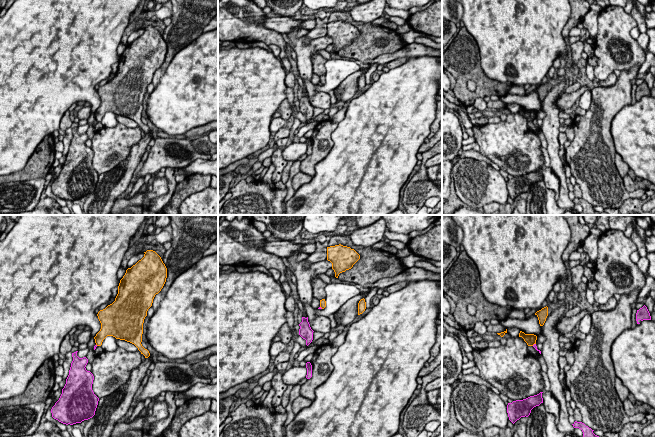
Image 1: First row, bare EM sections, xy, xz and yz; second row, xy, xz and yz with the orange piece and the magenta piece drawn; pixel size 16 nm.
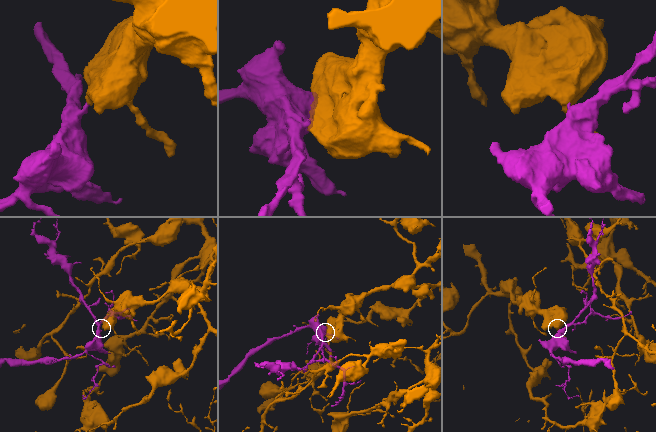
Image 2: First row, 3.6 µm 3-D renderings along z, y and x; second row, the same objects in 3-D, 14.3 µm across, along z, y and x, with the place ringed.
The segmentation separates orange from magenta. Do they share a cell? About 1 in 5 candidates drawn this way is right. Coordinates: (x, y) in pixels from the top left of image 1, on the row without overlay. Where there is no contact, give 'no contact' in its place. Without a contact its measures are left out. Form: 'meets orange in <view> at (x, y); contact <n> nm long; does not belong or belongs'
meets orange in yz at (533, 120); contact 70 nm long; does not belong

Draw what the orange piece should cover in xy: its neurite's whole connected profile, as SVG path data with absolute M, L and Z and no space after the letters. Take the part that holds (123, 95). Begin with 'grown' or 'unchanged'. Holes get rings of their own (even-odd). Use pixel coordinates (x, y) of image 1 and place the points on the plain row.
unchanged | M147 26L144 29L141 36L126 46L125 51L120 56L115 77L98 88L97 92L101 99L101 105L94 115L97 122L101 122L107 112L125 116L134 120L141 130L148 134L150 129L141 120L143 99L155 71L161 67L166 58L167 44L155 27Z

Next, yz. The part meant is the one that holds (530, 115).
unchanged | M520 107L519 113L522 113L528 122L533 122L536 120L537 112L534 110L525 110L524 108Z

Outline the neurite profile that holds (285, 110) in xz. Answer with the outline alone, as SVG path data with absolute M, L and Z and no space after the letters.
M287 99L283 100L276 112L280 113L280 117L288 120L292 115L292 108Z

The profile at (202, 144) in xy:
M208 134L192 138L192 145L198 153L213 155L218 152L218 144L209 140Z

